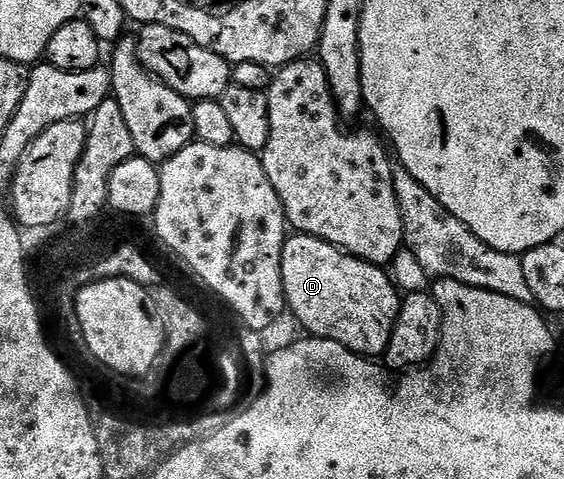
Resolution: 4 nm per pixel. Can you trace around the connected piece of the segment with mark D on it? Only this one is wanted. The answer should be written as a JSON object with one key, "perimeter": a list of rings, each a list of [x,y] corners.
{"perimeter":[[[296,232],[284,244],[282,284],[287,309],[311,337],[334,340],[365,356],[383,355],[390,344],[402,294],[387,269],[363,262],[320,238]]]}

